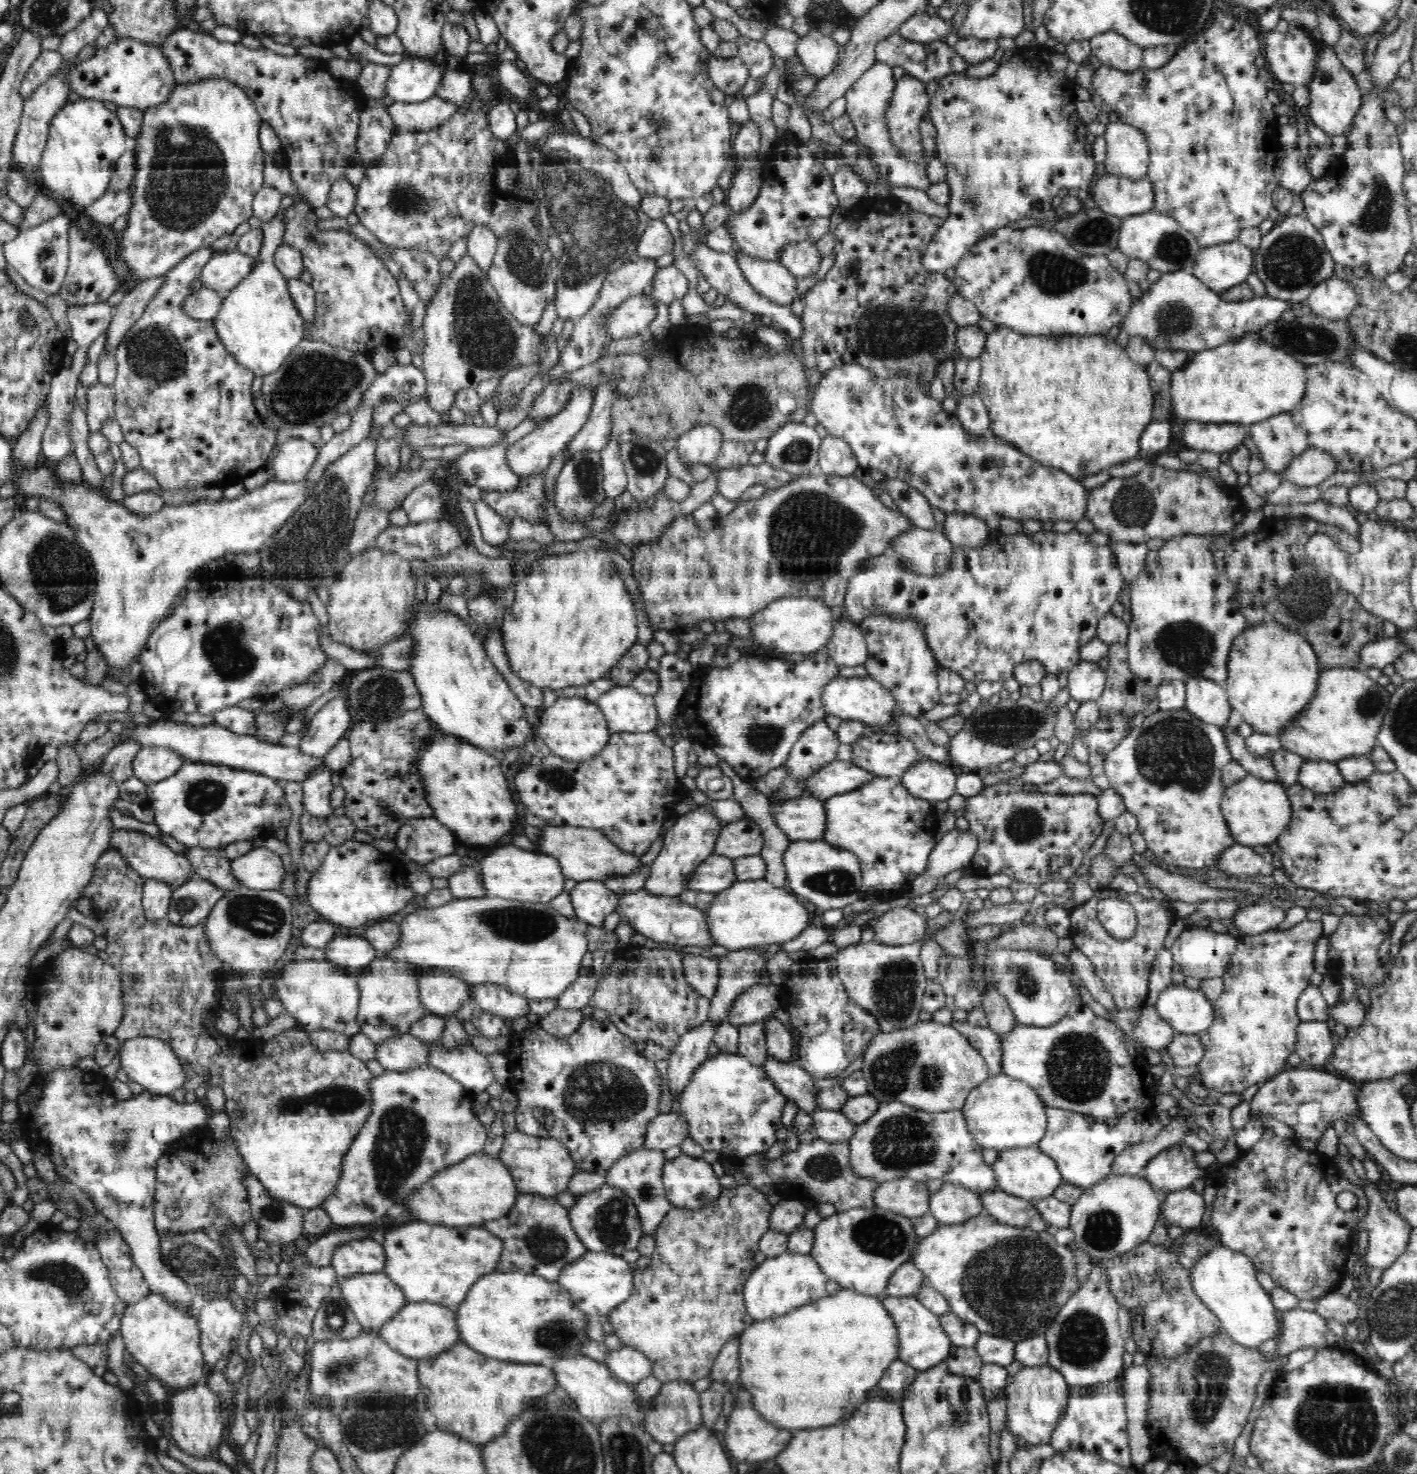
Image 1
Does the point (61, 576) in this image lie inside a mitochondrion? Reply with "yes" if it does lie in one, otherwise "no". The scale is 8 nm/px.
yes

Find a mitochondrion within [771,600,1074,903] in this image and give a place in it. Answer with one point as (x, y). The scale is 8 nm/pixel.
(1002, 727)

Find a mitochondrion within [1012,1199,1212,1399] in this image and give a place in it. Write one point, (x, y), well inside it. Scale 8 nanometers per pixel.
(1081, 1337)

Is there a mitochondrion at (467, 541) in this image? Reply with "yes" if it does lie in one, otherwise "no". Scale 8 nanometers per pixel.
no

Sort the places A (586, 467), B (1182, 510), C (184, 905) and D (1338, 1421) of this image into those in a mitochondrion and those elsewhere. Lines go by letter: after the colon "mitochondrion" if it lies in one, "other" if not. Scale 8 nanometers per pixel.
A: mitochondrion
B: other
C: mitochondrion
D: mitochondrion

